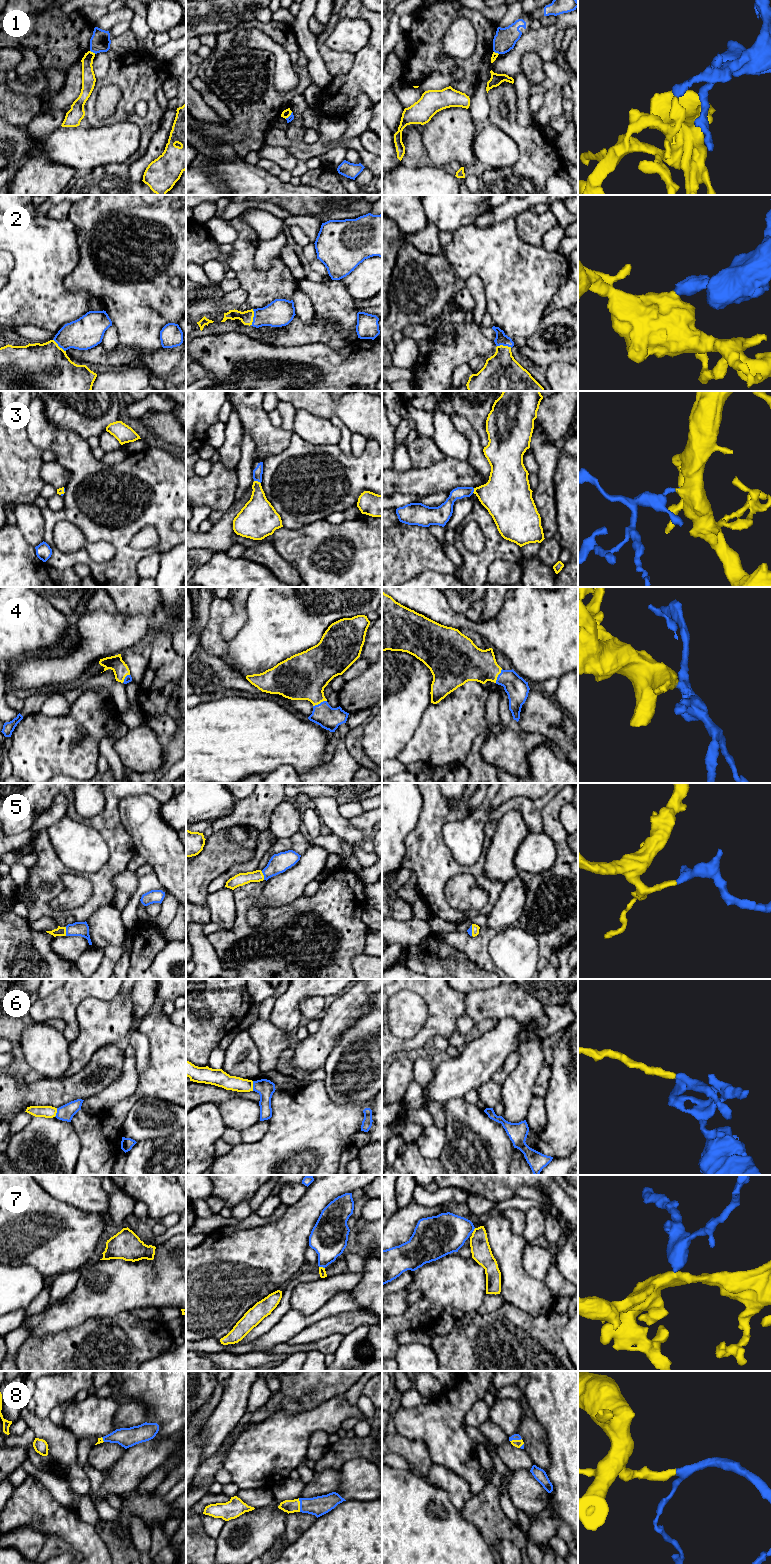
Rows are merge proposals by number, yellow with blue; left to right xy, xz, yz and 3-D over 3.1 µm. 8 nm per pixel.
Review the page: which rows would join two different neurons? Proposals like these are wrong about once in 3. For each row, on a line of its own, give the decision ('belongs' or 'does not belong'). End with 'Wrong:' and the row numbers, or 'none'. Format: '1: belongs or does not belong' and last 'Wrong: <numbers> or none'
1: does not belong
2: belongs
3: belongs
4: belongs
5: belongs
6: does not belong
7: does not belong
8: belongs
Wrong: 1, 6, 7

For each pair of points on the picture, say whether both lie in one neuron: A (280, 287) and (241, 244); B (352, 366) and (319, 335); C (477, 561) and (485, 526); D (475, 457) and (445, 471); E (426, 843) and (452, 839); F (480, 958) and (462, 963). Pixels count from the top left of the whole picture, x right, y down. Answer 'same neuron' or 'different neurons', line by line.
A: same neuron
B: different neurons
C: same neuron
D: different neurons
E: different neurons
F: different neurons

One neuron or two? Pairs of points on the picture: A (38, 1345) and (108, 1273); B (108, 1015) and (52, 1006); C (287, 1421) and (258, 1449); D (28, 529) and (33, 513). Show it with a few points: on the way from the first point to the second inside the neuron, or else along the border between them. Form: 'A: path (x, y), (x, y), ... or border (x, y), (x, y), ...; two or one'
A: border (72, 1327), (54, 1333), (31, 1337); two
B: border (93, 996), (86, 997), (76, 1010), (78, 1033); two
C: path (280, 1428), (265, 1443); one
D: path (30, 525), (30, 517); one

